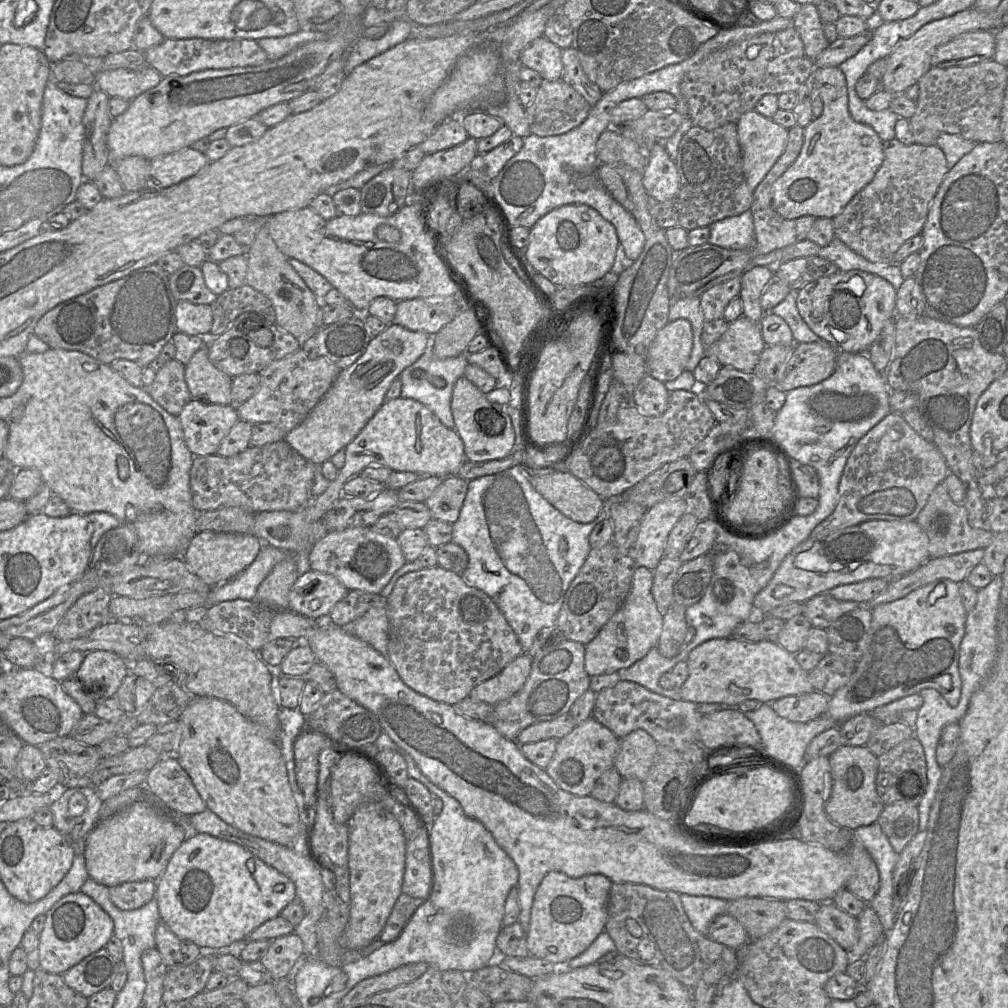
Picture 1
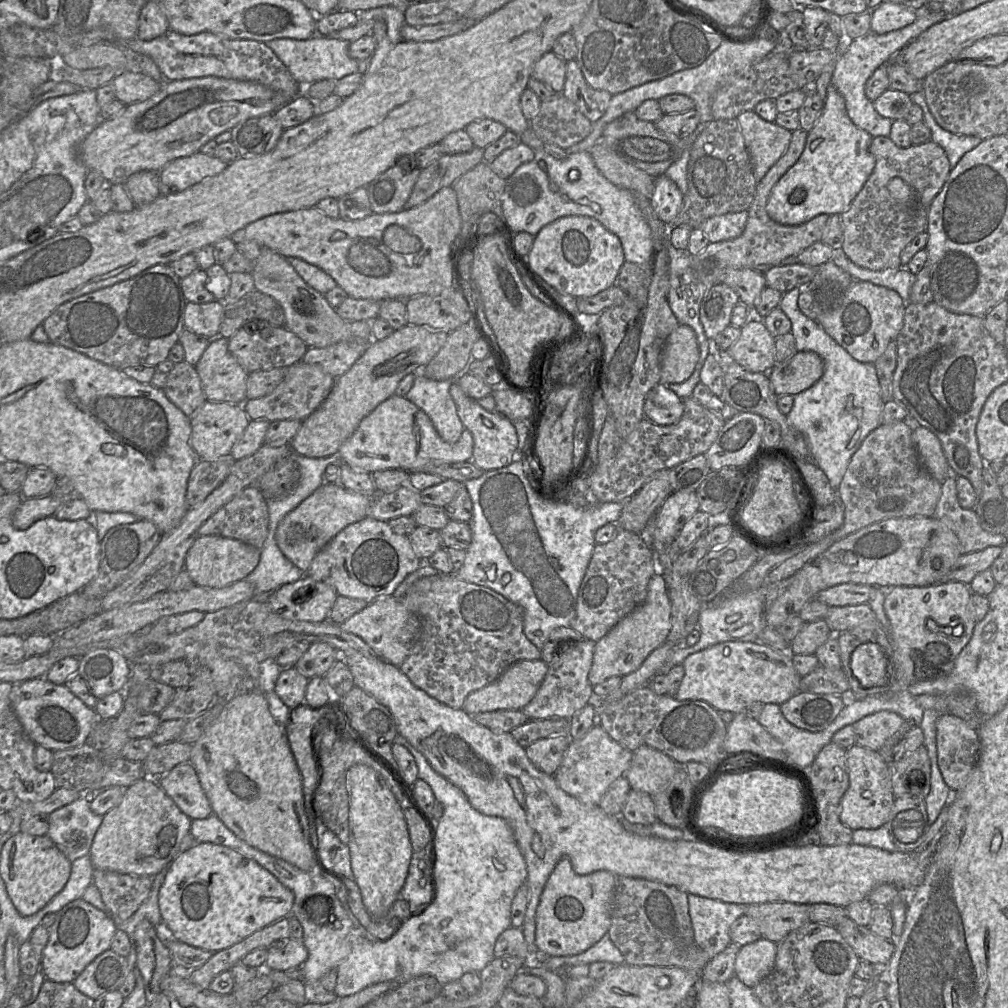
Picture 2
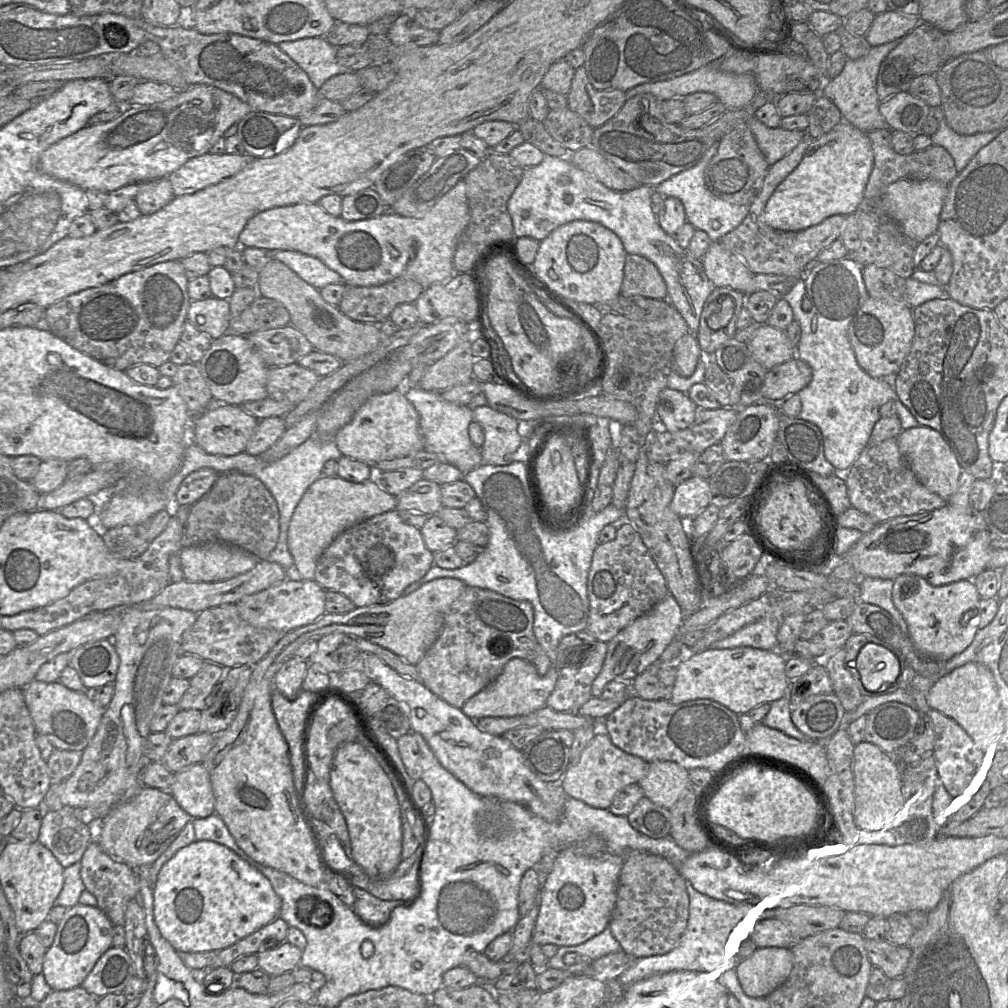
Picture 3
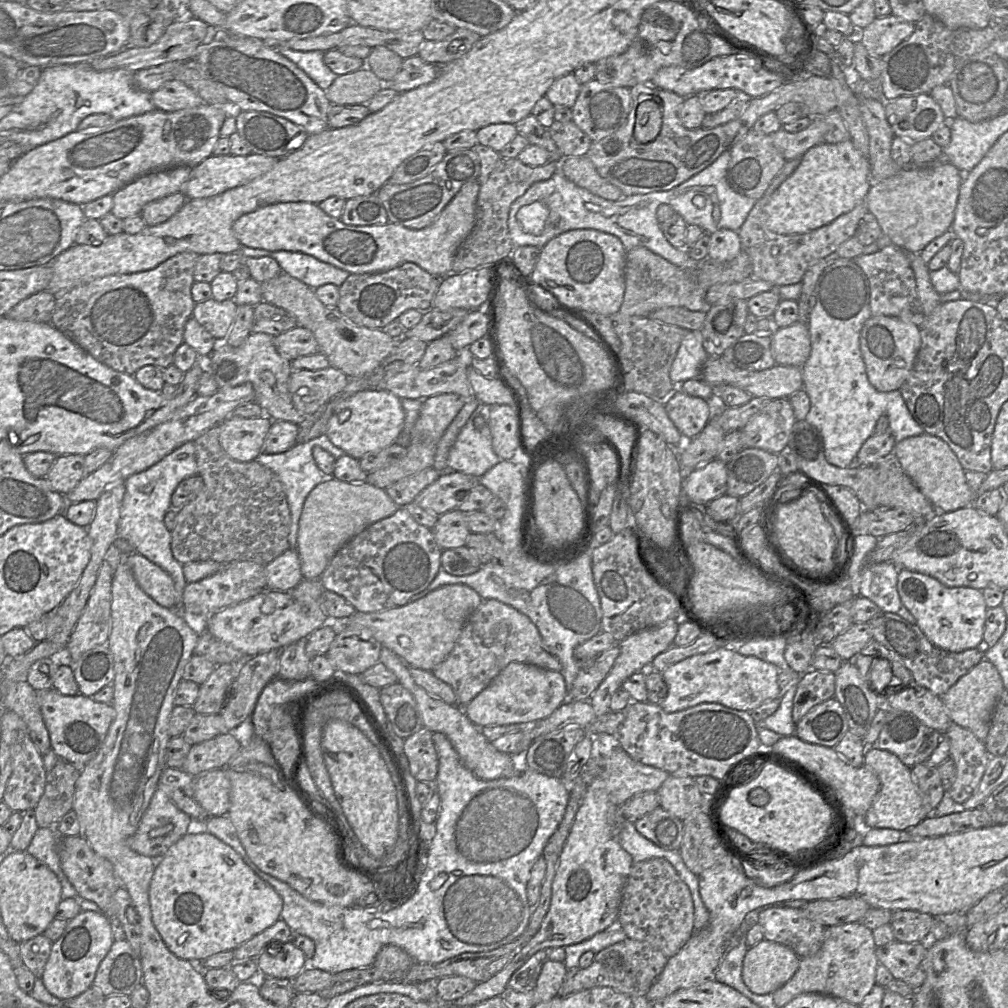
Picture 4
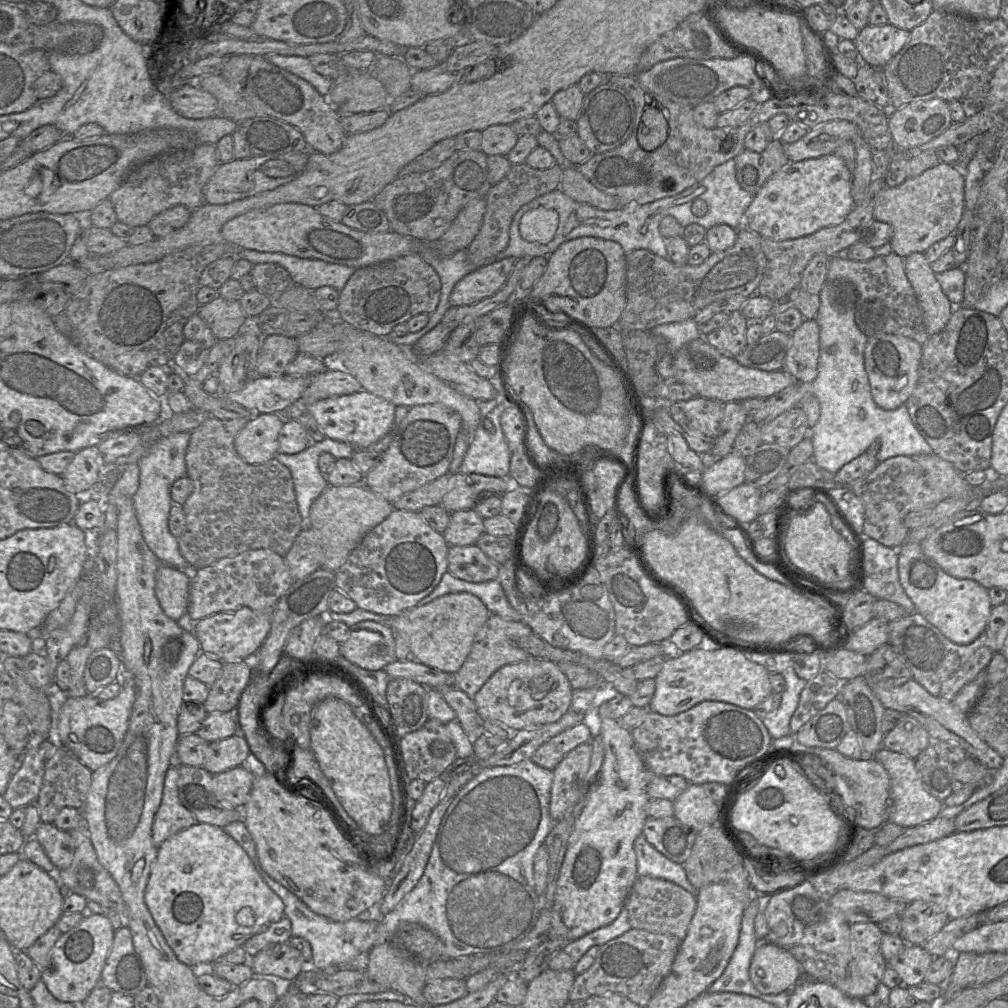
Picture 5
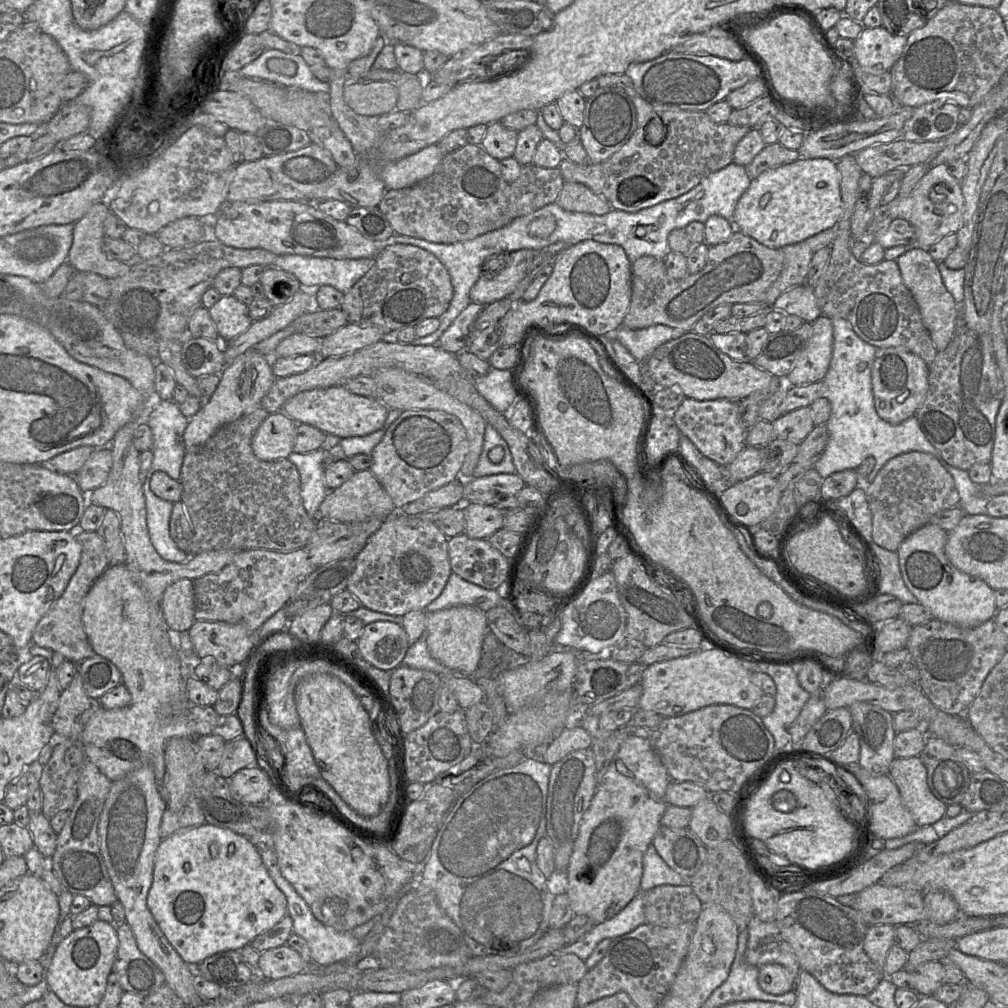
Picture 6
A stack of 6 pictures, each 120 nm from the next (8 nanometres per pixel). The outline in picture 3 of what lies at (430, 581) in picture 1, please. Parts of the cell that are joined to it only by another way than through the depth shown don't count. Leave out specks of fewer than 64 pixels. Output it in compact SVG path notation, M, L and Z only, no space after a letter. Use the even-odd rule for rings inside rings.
M466 586L447 611L439 636L416 664L421 682L441 699L461 709L467 700L492 683L511 659L526 660L541 675L545 674L553 664L534 635L533 621L531 603L516 601L488 589Z

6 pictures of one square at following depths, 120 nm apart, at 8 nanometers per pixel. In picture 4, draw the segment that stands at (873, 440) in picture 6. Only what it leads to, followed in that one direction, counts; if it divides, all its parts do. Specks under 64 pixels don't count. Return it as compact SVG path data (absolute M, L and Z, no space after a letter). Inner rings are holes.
M836 259L821 273L812 295L815 305L808 321L811 352L802 366L803 390L811 403L805 421L821 432L827 462L839 468L851 466L882 415L888 417L888 429L896 443L923 434L899 390L878 392L868 381L860 350L860 331L871 313L869 284L861 268L853 259Z

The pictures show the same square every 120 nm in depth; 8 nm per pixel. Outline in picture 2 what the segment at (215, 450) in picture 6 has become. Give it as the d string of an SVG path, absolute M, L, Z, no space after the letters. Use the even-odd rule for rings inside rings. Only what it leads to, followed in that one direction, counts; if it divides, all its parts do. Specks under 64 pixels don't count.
M250 485L208 518L198 529L198 536L222 536L249 544L261 550L267 538L269 513L267 499L256 485Z

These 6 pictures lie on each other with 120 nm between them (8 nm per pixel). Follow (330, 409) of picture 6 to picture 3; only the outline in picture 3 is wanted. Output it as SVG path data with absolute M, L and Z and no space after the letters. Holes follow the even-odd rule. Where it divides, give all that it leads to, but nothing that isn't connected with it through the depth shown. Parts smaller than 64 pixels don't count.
M404 388L370 396L355 412L351 421L333 437L342 455L364 462L371 467L385 460L407 456L423 449L419 414L406 399Z

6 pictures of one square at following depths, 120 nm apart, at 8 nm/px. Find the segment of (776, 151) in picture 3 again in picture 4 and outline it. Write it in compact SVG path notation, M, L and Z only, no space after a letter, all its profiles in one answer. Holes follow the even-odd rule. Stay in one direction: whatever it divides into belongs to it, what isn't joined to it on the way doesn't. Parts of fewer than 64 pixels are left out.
M812 118L809 126L797 133L789 133L783 129L769 136L784 159L792 160L802 157L811 147L824 142L825 124L820 118Z

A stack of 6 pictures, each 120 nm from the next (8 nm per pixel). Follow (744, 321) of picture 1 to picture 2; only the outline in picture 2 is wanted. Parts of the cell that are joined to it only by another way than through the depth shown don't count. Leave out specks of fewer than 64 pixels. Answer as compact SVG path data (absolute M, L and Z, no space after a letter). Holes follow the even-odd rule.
M755 317L741 327L741 335L727 351L749 372L768 373L776 364L775 341L763 323Z

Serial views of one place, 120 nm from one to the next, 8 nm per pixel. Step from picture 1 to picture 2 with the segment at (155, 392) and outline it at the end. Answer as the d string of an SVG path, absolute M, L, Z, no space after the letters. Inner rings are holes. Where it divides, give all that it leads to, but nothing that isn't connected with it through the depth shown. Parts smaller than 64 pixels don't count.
M184 360L174 364L167 374L163 391L166 397L188 417L207 401L195 366Z

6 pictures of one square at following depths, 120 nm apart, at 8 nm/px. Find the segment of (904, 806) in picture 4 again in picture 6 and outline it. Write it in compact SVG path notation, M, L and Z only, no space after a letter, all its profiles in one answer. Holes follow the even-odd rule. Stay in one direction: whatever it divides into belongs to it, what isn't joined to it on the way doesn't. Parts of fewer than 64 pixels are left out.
M919 756L894 758L889 766L888 775L896 784L905 807L918 827L932 826L944 817L948 805L936 798L930 791L927 783L927 770Z

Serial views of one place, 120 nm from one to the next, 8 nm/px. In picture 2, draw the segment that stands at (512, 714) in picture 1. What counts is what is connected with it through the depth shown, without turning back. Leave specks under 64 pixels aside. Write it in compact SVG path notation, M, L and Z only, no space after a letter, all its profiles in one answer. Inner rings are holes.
M583 639L558 653L547 664L547 673L535 696L522 709L529 720L568 718L594 700L593 686L588 680L595 642Z

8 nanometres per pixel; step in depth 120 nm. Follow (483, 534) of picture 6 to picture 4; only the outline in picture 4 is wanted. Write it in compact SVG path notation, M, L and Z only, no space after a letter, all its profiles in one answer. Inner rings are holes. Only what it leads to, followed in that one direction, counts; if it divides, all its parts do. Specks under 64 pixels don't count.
M457 509L439 516L431 530L437 546L442 551L465 546L470 534L465 513Z

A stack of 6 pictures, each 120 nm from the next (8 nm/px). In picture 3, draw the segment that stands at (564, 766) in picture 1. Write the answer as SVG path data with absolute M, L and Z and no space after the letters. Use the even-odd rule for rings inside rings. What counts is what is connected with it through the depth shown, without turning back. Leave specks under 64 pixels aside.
M604 730L594 734L577 763L571 763L559 781L568 797L601 809L608 809L614 796L625 786L638 783L647 773L649 763L618 748Z

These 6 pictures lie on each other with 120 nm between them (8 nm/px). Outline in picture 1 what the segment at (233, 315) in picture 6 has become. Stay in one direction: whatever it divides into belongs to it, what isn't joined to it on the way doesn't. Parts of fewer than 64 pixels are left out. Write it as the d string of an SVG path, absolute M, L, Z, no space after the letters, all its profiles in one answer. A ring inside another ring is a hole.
M178 301L175 317L178 332L190 336L208 334L212 328L212 307L209 304Z

